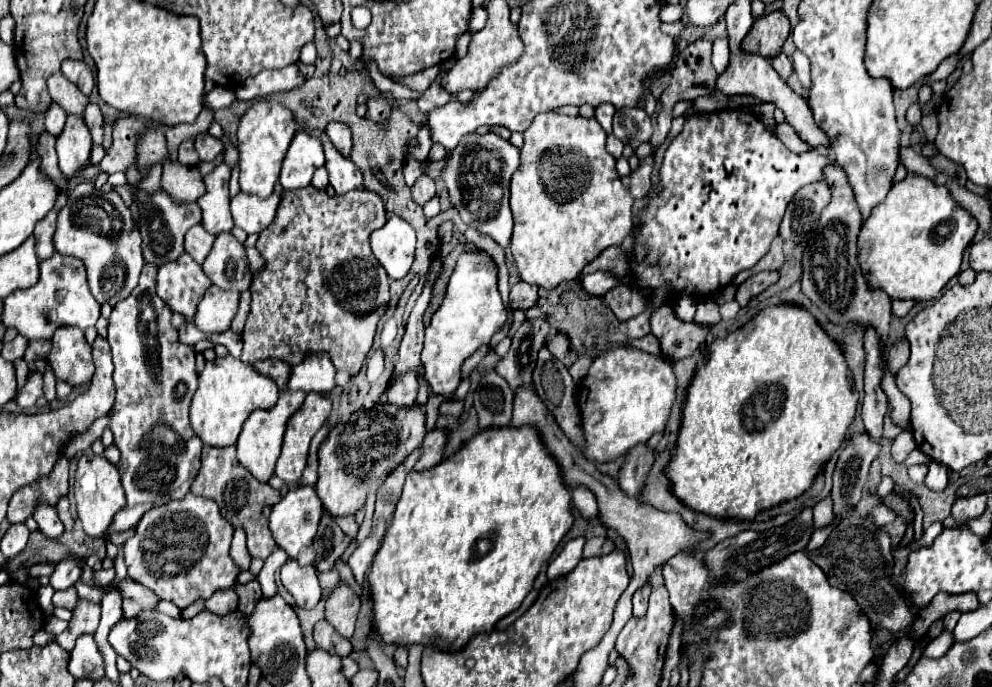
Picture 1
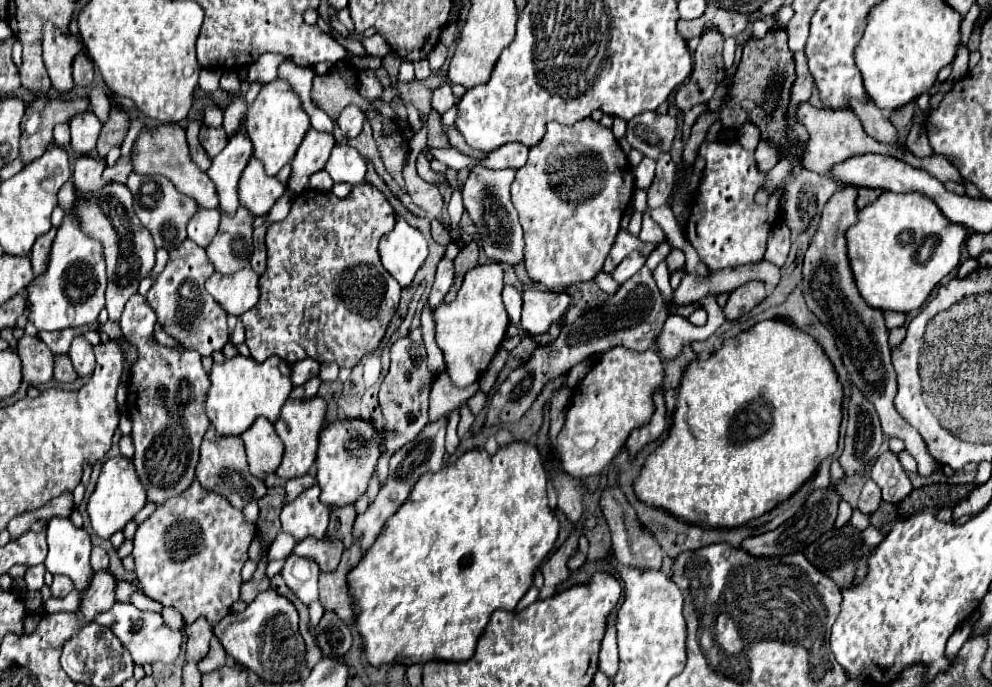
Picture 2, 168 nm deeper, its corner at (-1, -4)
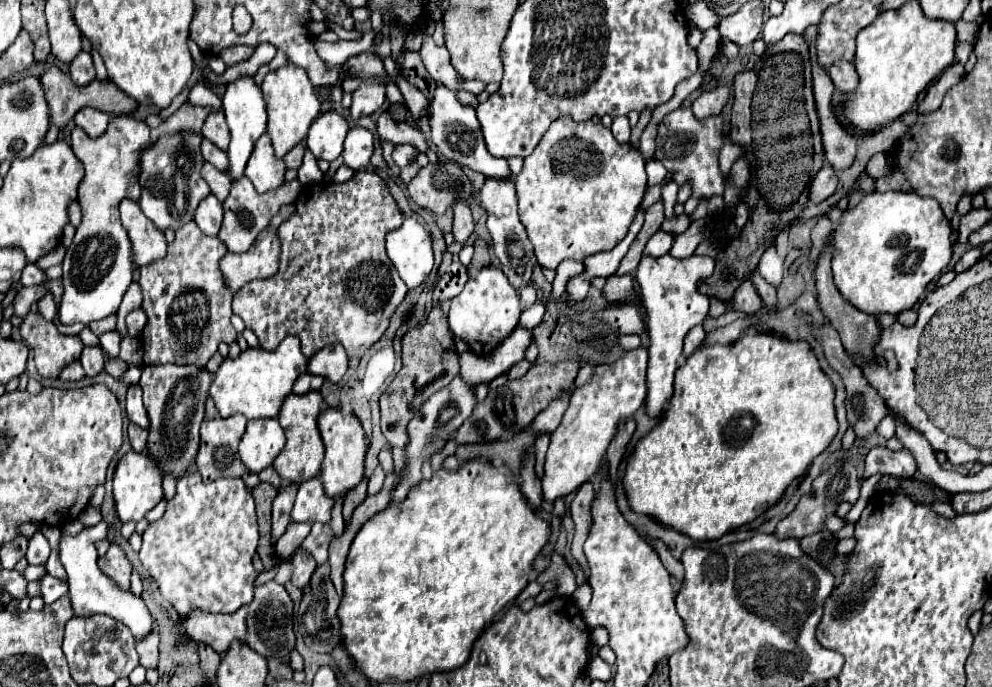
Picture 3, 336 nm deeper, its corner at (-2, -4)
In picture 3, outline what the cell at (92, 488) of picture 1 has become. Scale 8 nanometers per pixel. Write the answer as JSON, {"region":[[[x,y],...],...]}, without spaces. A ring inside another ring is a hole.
{"region":[[[129,451],[125,457],[121,457],[115,467],[115,473],[113,473],[113,501],[115,501],[117,519],[121,523],[141,521],[145,517],[145,513],[151,511],[163,499],[161,481],[163,479],[161,479],[157,465],[153,465],[147,455]]]}

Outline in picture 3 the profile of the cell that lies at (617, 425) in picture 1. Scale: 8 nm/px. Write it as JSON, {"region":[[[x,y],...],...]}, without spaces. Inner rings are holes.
{"region":[[[641,345],[633,351],[627,351],[613,363],[597,365],[591,381],[573,391],[569,409],[565,411],[561,425],[551,433],[551,445],[547,449],[545,475],[541,481],[547,501],[555,501],[557,497],[565,497],[579,489],[601,467],[607,447],[619,429],[619,423],[631,419],[645,401],[645,369],[647,349]]]}

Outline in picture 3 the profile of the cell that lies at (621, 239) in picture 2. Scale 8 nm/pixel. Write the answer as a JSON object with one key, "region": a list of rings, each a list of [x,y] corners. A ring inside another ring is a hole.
{"region":[[[682,214],[679,215],[677,219],[673,219],[671,221],[663,221],[660,230],[667,232],[670,230],[672,233],[676,233],[677,235],[685,232],[690,225],[690,220],[687,215]]]}

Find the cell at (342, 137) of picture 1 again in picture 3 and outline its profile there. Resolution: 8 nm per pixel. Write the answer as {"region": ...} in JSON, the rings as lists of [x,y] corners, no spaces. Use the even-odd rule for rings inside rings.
{"region":[[[363,83],[355,93],[349,107],[349,121],[355,123],[361,117],[373,115],[385,103],[383,83]]]}

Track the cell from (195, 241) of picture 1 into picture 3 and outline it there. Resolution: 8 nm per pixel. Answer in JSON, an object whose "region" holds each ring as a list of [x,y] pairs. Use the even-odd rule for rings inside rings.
{"region":[[[207,195],[197,211],[195,211],[195,223],[199,225],[199,229],[205,233],[205,235],[211,235],[215,237],[219,233],[219,227],[221,227],[221,219],[223,219],[223,209],[221,209],[221,203],[213,197],[213,195]]]}

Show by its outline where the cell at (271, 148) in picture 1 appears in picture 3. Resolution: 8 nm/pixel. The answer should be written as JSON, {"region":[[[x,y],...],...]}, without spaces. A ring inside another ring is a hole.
{"region":[[[283,65],[273,73],[267,73],[263,85],[261,85],[265,105],[267,105],[267,133],[271,137],[271,145],[277,157],[285,157],[297,143],[301,143],[307,137],[311,121],[315,121],[321,101],[317,97],[317,91],[307,79],[307,73],[297,65]]]}

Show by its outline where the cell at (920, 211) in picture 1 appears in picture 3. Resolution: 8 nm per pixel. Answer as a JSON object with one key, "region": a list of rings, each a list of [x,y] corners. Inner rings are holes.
{"region":[[[903,191],[869,193],[835,225],[833,277],[841,295],[869,315],[899,315],[911,309],[925,287],[941,275],[953,255],[951,225],[939,203]]]}

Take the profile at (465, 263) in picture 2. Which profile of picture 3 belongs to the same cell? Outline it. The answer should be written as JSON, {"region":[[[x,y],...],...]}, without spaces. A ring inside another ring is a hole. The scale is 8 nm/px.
{"region":[[[477,239],[473,247],[475,247],[475,253],[473,253],[473,259],[471,259],[469,267],[467,267],[467,277],[469,277],[469,279],[475,279],[475,275],[477,275],[483,267],[489,265],[489,249],[487,249],[487,243],[485,243],[483,239]]]}

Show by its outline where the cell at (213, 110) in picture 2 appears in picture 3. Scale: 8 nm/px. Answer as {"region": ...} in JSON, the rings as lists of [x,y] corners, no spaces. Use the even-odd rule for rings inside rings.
{"region":[[[199,81],[192,87],[189,95],[189,102],[193,105],[208,106],[213,111],[217,111],[222,107],[221,98],[203,81]]]}

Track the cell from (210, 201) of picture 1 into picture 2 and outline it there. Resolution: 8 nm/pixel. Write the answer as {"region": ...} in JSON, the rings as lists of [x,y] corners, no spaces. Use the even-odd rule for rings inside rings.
{"region":[[[236,127],[234,135],[228,139],[228,145],[212,159],[212,167],[208,169],[208,177],[214,181],[220,197],[220,211],[234,213],[238,207],[238,181],[248,165],[248,159],[254,153],[254,145],[248,133]]]}

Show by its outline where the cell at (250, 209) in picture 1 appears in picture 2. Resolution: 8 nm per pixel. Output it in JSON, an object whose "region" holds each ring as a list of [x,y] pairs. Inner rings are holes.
{"region":[[[252,157],[240,179],[240,203],[246,205],[256,217],[262,217],[270,211],[284,189],[286,187],[276,177],[266,175],[262,161]]]}

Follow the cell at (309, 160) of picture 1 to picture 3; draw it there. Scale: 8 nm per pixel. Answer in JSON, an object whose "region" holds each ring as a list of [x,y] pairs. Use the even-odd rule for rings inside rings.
{"region":[[[327,111],[317,121],[313,121],[307,135],[307,147],[317,159],[333,161],[343,151],[347,131],[349,131],[347,119],[337,111]]]}

